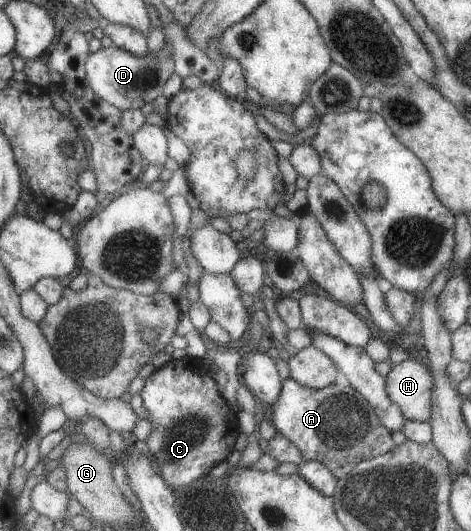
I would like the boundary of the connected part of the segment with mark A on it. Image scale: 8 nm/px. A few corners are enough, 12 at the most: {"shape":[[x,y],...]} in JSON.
{"shape":[[282,381],[270,422],[337,481],[395,446],[350,385]]}

